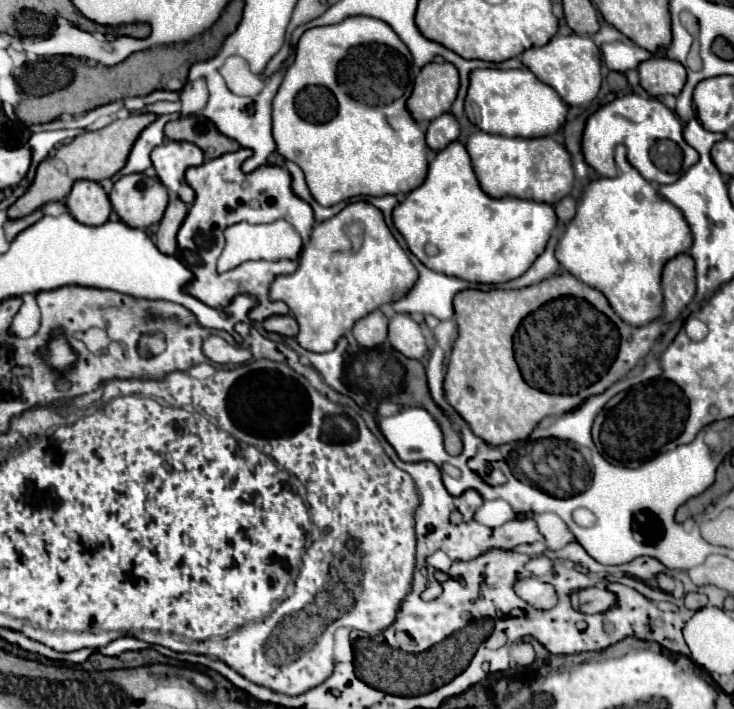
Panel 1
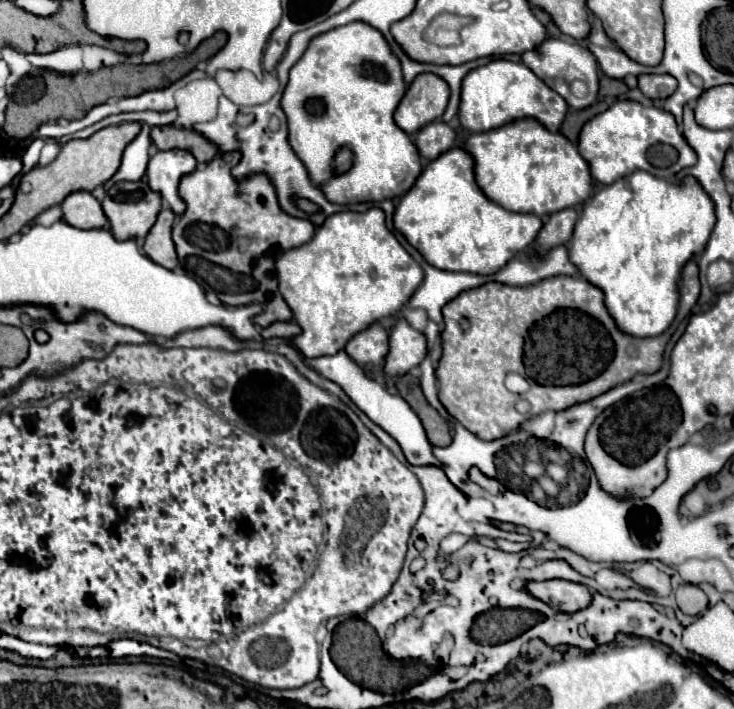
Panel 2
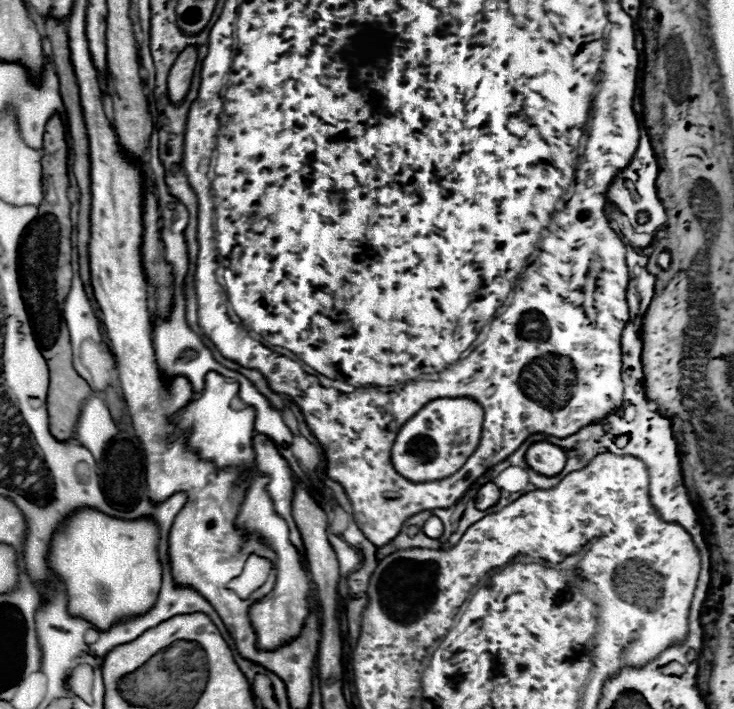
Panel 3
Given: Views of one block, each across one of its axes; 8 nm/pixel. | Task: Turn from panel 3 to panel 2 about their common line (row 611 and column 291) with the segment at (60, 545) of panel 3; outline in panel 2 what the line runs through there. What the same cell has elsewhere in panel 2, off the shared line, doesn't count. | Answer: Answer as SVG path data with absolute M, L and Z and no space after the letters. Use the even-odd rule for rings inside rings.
M352 22L352 24L346 24L346 26L336 26L336 28L332 28L332 30L328 30L328 32L322 32L322 34L318 34L318 36L314 36L314 38L310 40L306 52L302 54L302 58L300 58L300 60L292 66L292 70L290 70L290 78L288 78L288 84L286 84L284 94L282 94L282 110L284 110L286 120L288 120L288 142L290 142L290 146L292 146L292 150L296 152L296 156L298 156L298 158L302 160L302 164L306 166L306 170L308 170L308 174L310 174L310 182L312 182L316 188L320 188L320 190L324 192L324 196L326 196L328 202L332 202L332 204L380 202L380 200L386 200L386 198L402 196L402 194L406 194L406 192L412 188L412 184L416 182L416 178L418 178L420 172L422 172L422 164L420 164L420 160L418 160L420 154L418 154L418 148L414 146L414 142L410 140L410 136L408 136L402 128L398 128L396 122L394 122L394 110L396 110L396 106L398 106L398 102L402 100L404 94L406 94L406 82L404 82L404 76L402 76L400 60L394 56L392 48L390 48L390 44L386 42L386 38L382 36L382 32L376 30L376 28L372 28L370 24L366 24L366 22ZM310 98L322 98L322 100L326 102L326 112L324 112L322 116L310 116L310 114L306 114L304 104L306 104L306 100L310 100ZM342 148L352 150L354 158L352 158L350 170L338 174L338 172L334 170L334 158L336 158L336 152L342 150Z

